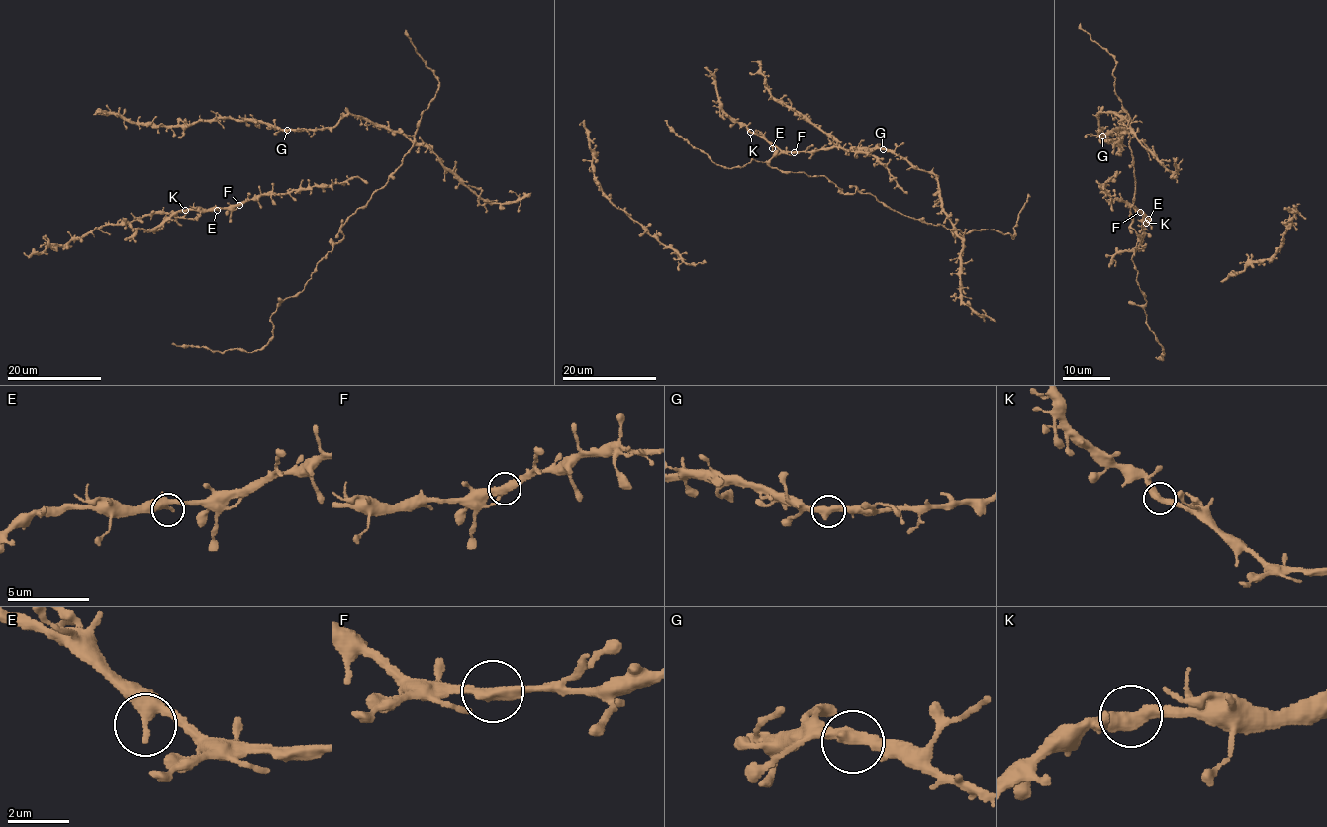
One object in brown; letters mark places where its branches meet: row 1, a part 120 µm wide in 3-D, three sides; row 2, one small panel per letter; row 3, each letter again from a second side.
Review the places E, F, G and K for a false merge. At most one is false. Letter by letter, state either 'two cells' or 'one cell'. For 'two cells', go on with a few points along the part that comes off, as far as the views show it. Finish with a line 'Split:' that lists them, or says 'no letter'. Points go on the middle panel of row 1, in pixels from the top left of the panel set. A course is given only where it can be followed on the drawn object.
E: one cell
F: one cell
G: one cell
K: one cell
Split: no letter

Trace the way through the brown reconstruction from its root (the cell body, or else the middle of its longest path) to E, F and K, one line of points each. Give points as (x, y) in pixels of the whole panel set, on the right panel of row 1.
E: (1105, 183), (1102, 190), (1110, 194), (1111, 199), (1136, 206), (1148, 219)
F: (1105, 183), (1102, 190), (1110, 194), (1111, 199), (1136, 206), (1139, 212)
K: (1105, 183), (1102, 190), (1110, 194), (1112, 199), (1136, 206), (1145, 213), (1146, 217), (1143, 220), (1146, 223)

